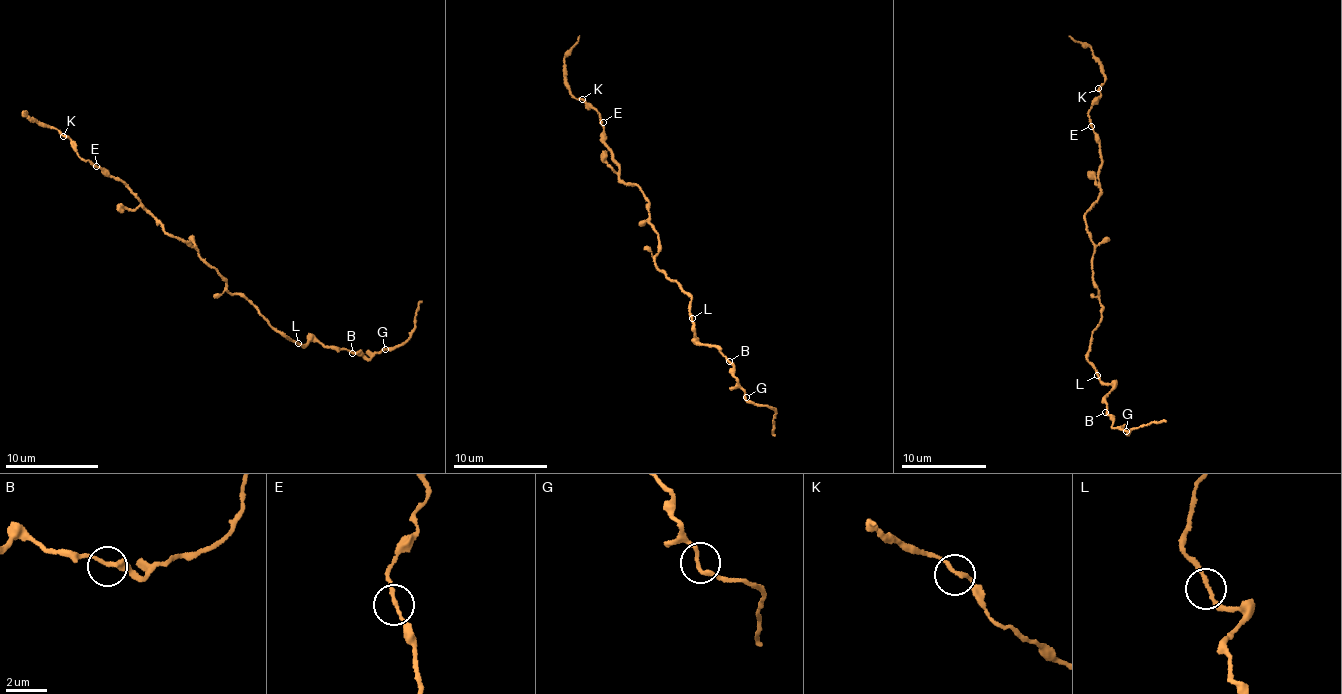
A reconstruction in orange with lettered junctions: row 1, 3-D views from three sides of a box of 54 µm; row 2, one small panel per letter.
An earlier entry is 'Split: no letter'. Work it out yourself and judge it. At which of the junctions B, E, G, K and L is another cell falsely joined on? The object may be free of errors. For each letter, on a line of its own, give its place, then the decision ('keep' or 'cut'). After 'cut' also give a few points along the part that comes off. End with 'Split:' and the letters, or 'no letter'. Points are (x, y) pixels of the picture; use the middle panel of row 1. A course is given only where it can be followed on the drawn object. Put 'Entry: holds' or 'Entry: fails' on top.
Entry: fails
B: (729, 361) | keep
E: (603, 122) | keep
G: (746, 397) | keep
K: (582, 99) | cut | (581, 100), (571, 94), (565, 60), (567, 50), (580, 36)
L: (692, 318) | keep
Split: K

